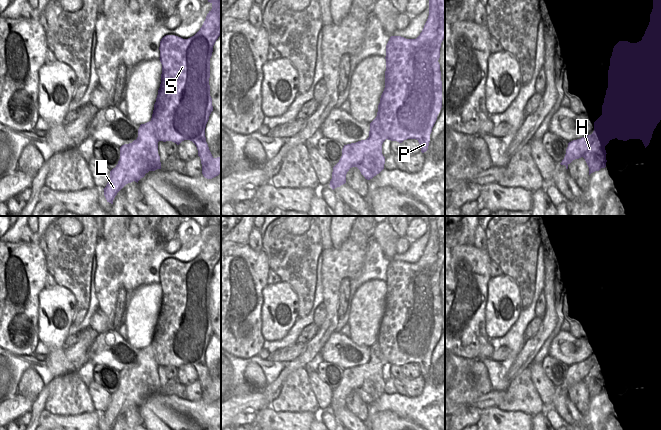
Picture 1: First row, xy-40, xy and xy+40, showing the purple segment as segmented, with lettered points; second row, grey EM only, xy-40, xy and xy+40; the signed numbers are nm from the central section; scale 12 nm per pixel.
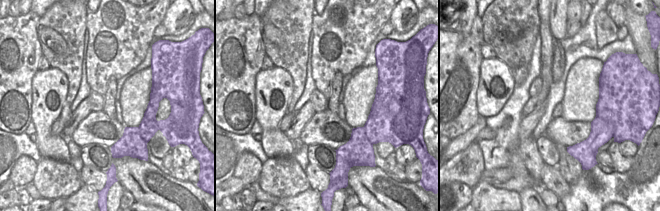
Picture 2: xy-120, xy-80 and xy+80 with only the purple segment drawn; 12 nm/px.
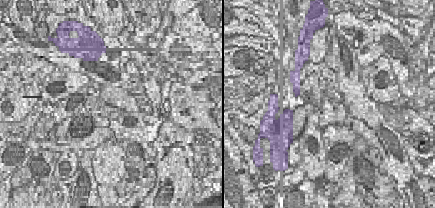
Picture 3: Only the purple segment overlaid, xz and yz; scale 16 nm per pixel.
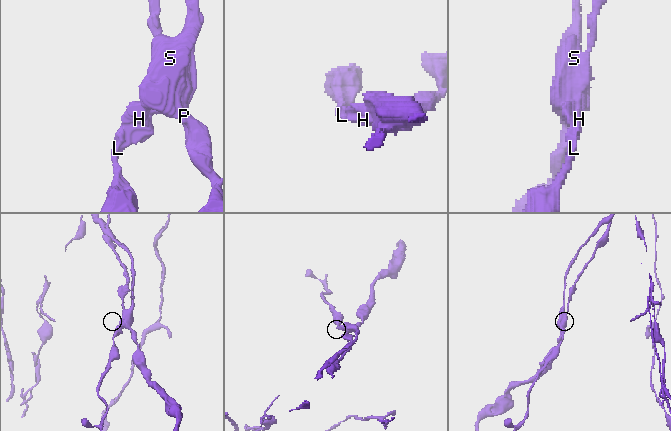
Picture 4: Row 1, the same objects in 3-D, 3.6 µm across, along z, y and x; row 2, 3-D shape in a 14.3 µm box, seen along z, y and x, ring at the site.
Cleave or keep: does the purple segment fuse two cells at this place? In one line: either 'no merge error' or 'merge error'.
merge error

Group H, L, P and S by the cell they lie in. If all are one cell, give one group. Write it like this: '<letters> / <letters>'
H L / P S

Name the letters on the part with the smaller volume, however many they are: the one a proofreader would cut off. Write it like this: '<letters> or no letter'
H, L

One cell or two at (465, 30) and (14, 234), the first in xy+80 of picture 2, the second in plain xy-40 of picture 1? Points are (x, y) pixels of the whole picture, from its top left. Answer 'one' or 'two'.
one

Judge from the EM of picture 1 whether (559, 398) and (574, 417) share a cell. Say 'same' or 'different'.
same

